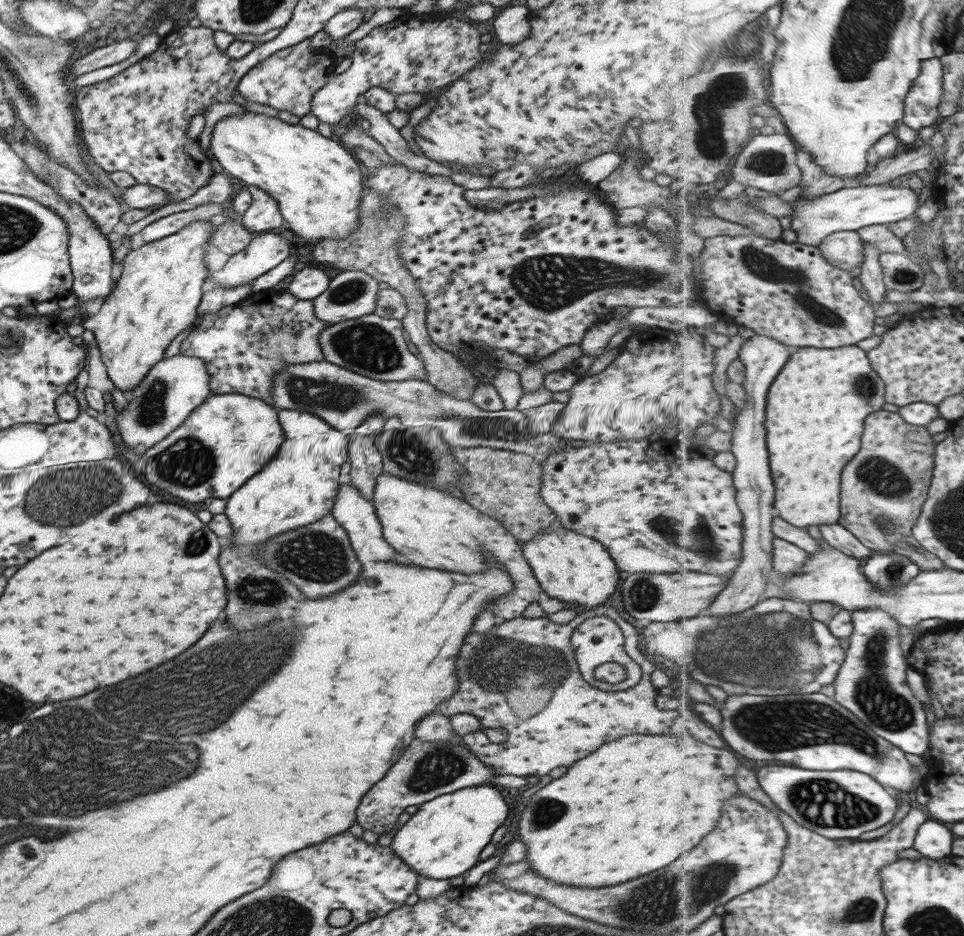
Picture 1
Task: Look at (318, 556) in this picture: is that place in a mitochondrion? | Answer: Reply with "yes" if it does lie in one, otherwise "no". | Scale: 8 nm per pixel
yes

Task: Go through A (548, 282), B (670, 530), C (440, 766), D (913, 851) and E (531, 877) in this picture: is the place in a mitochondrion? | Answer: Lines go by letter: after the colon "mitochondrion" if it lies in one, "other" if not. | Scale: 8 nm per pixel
A: mitochondrion
B: mitochondrion
C: mitochondrion
D: other
E: other

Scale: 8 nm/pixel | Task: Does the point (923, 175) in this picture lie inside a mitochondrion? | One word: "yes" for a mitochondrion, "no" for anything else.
no

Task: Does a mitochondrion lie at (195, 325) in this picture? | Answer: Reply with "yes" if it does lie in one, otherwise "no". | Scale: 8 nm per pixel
no

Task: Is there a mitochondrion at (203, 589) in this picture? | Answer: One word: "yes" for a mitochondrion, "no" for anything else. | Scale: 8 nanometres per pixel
no

